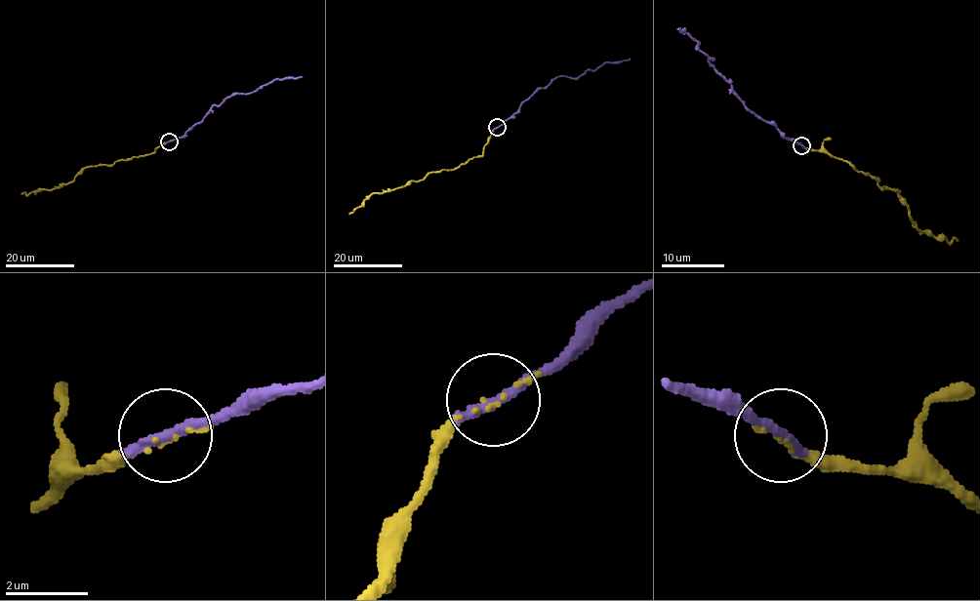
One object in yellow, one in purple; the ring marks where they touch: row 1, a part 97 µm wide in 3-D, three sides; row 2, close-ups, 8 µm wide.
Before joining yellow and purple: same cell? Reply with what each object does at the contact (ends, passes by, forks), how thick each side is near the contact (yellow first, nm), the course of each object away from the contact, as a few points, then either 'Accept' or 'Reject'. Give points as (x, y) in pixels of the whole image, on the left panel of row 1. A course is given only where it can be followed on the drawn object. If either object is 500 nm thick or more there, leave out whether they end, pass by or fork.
At the ring yellow passes by. At the ring purple passes by. Thickness 60 nm (yellow) against 240 nm. Course of yellow: (169, 141), (153, 152), (112, 164), (85, 167), (73, 180), (53, 188), (20, 194). Course of purple: (169, 140), (181, 138), (199, 123), (213, 105), (220, 105), (230, 96), (250, 94), (276, 78), (303, 77). Accept

